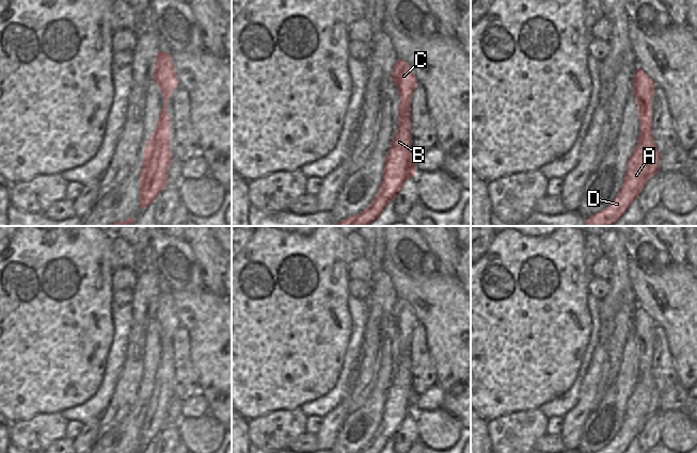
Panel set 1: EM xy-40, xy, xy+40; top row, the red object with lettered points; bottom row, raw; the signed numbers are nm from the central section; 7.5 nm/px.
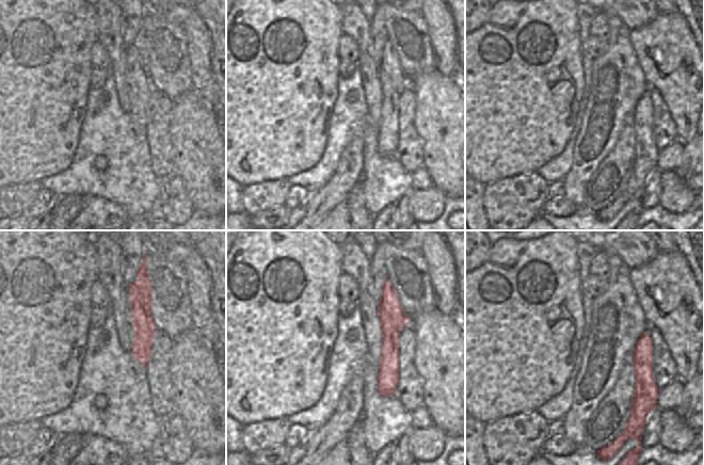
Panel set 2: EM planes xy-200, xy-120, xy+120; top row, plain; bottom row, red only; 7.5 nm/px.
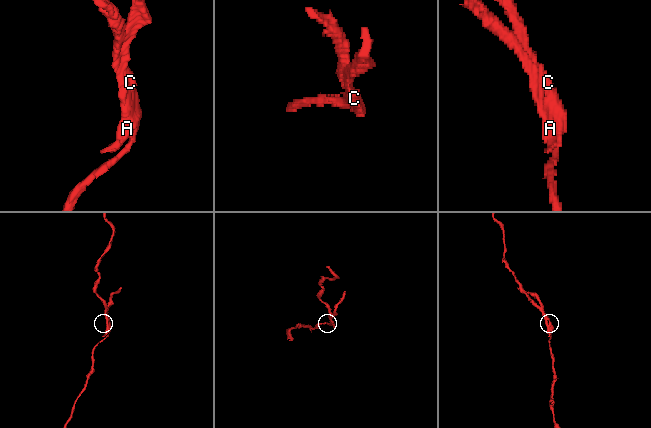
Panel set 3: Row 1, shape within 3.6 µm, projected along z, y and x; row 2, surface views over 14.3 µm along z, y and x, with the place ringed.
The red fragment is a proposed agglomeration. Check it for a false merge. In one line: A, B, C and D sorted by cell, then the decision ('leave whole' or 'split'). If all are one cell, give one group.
groups A B D / C; split

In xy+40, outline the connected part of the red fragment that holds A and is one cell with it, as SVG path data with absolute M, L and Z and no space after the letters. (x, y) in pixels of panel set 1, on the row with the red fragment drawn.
M637 143L627 163L624 180L618 195L602 211L586 217L587 226L611 226L620 219L651 177L649 161L650 150L640 149Z

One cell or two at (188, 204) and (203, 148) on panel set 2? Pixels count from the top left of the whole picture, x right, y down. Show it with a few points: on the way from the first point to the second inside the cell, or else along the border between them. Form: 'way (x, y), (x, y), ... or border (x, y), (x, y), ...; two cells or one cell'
border (189, 194), (196, 208); two cells

